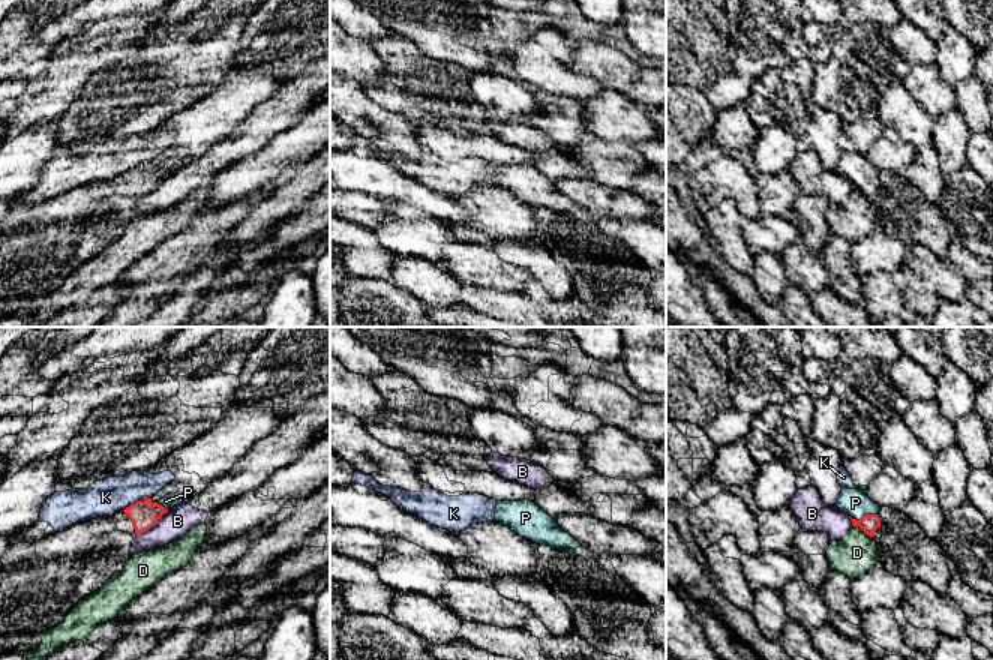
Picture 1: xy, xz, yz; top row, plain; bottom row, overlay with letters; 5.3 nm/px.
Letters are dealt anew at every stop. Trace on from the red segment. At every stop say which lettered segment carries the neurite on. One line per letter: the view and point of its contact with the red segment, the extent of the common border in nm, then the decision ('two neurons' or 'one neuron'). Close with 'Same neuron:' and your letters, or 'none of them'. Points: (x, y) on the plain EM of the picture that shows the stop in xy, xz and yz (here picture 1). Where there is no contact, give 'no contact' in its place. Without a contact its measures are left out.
B: xy (150, 191) | 220 nm | two neurons
D: yz (863, 194) | 120 nm | two neurons
K: xy (137, 165) | 170 nm | two neurons
P: yz (863, 179) | 160 nm | one neuron
Same neuron: P

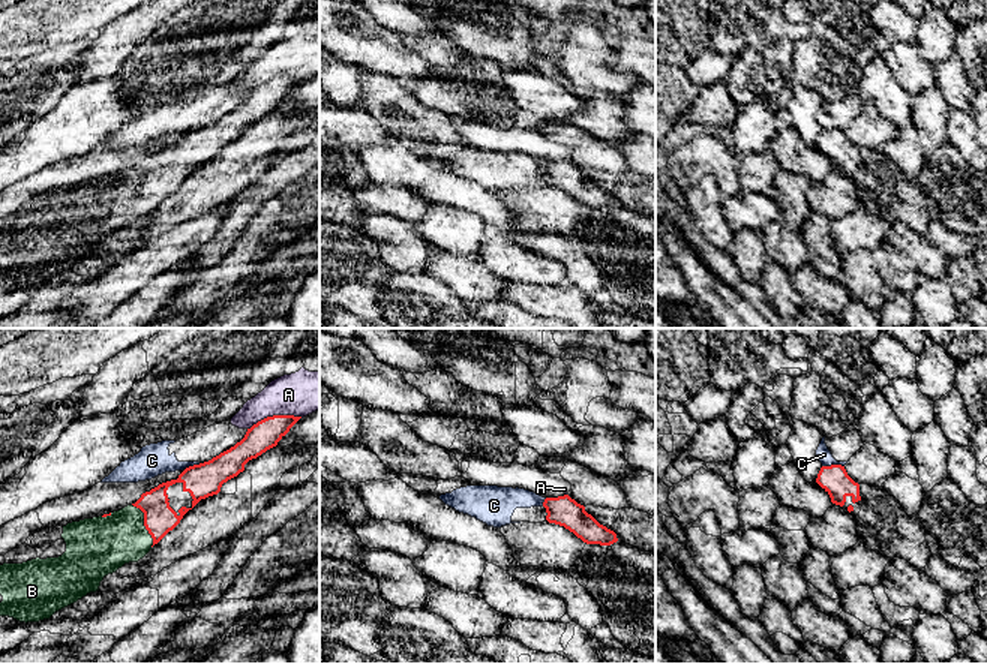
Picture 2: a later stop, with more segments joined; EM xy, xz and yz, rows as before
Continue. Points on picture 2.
A: xy (275, 80) | 300 nm | two neurons
B: xy (144, 189) | 260 nm | one neuron
C: yz (833, 129) | 120 nm | two neurons
Same neuron: B

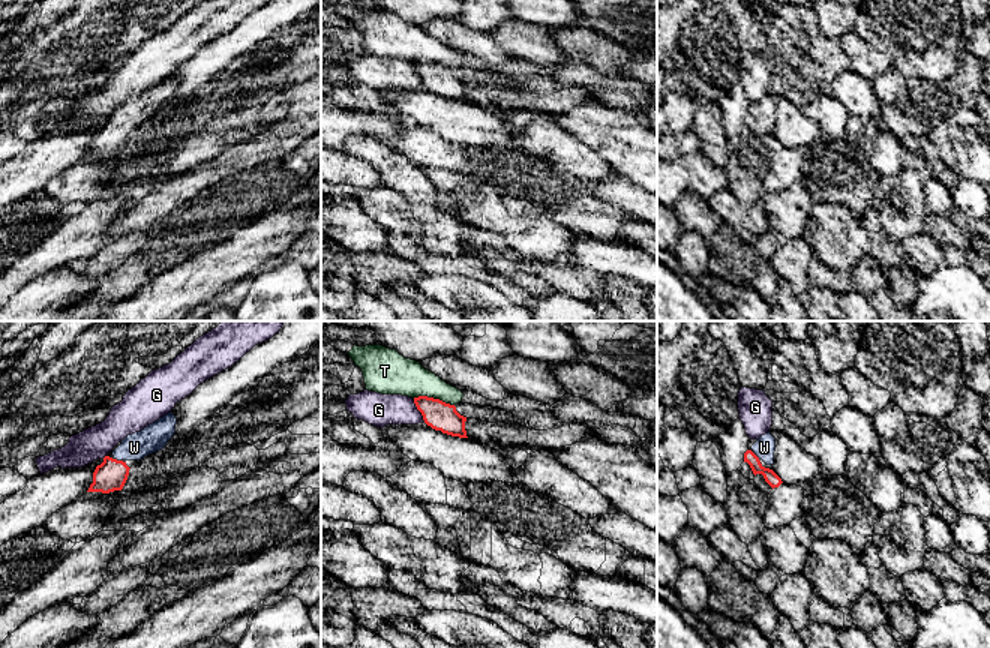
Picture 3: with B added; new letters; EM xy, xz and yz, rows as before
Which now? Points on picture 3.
G: xz (419, 74) | 140 nm | two neurons
T: xz (432, 62) | 220 nm | two neurons
W: xy (119, 125) | 50 nm | one neuron
Same neuron: W

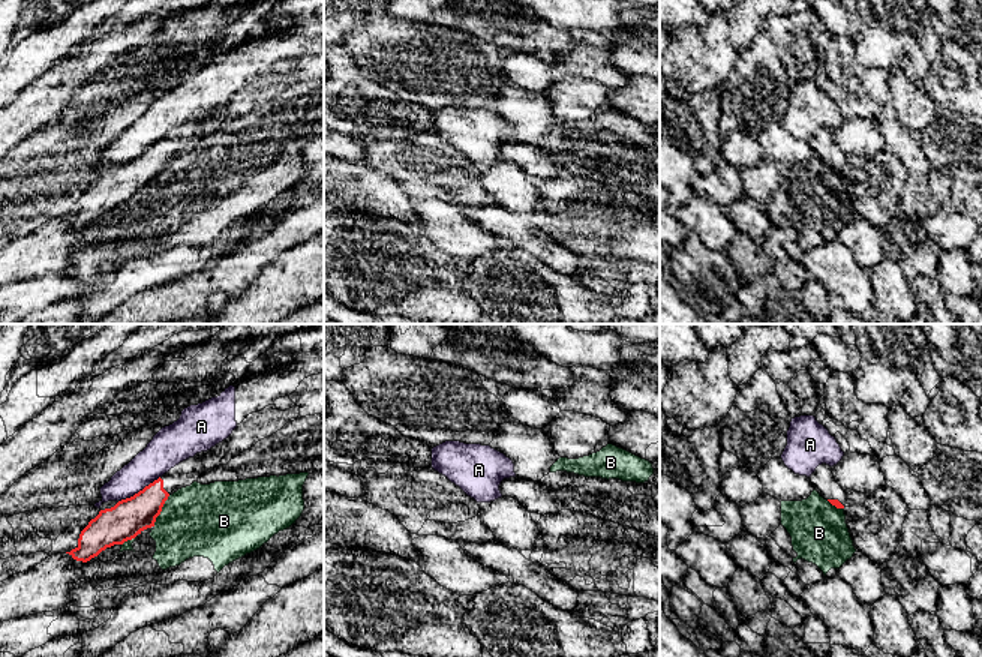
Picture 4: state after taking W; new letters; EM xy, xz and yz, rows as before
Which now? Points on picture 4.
A: xy (140, 155) | 260 nm | two neurons
B: xy (161, 174) | 190 nm | two neurons
Same neuron: none of them

